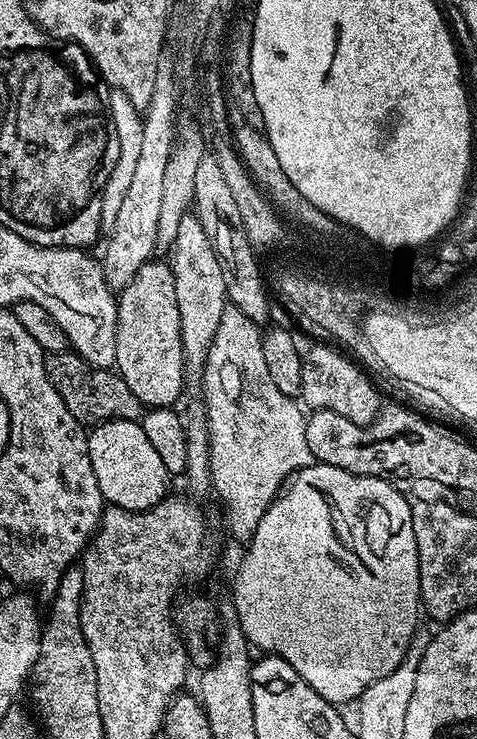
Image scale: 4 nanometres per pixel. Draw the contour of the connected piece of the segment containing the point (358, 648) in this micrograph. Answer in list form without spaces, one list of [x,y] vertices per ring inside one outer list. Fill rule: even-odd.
[[[312,463],[309,468],[299,469],[287,481],[286,487],[277,496],[276,501],[262,514],[262,522],[254,530],[251,540],[247,541],[244,557],[240,560],[240,569],[232,580],[232,597],[230,603],[236,611],[236,623],[239,624],[249,645],[253,649],[261,648],[264,654],[280,656],[326,702],[337,706],[345,706],[359,701],[367,687],[374,682],[386,678],[392,671],[398,669],[399,664],[406,658],[412,635],[416,632],[418,621],[422,616],[422,601],[420,598],[420,567],[418,566],[418,546],[414,538],[414,522],[412,511],[406,498],[394,485],[373,476],[363,476],[342,470],[338,466]]]

